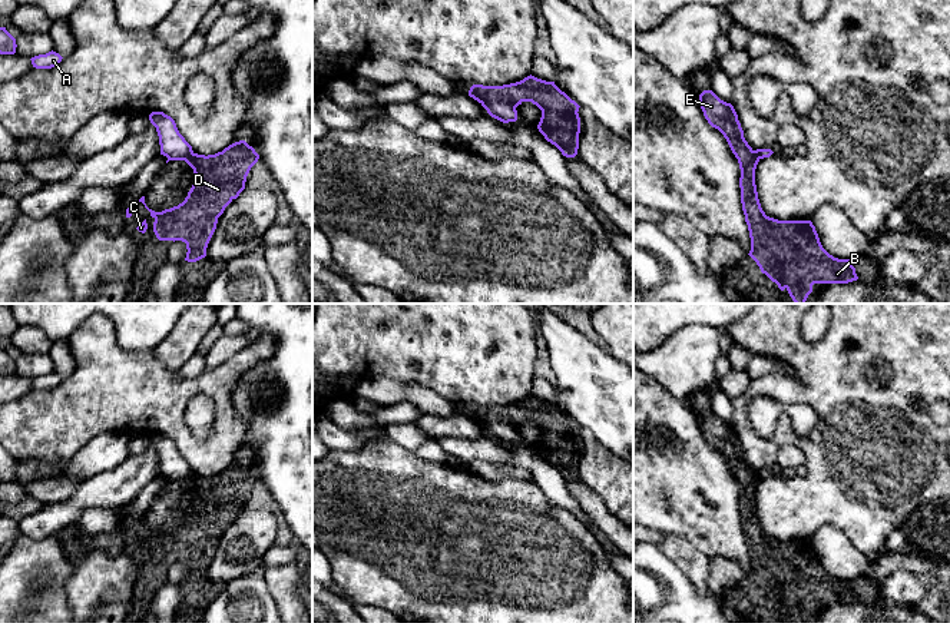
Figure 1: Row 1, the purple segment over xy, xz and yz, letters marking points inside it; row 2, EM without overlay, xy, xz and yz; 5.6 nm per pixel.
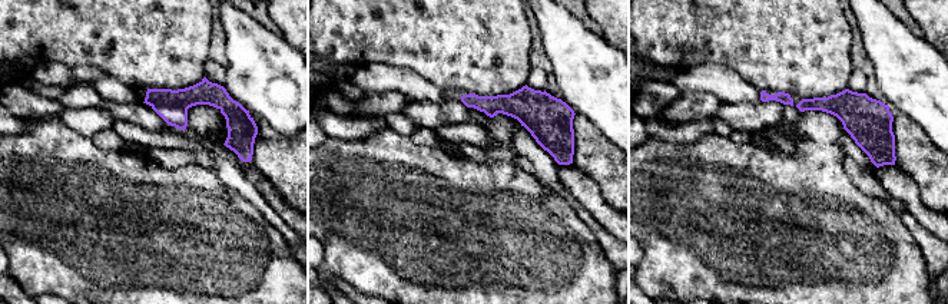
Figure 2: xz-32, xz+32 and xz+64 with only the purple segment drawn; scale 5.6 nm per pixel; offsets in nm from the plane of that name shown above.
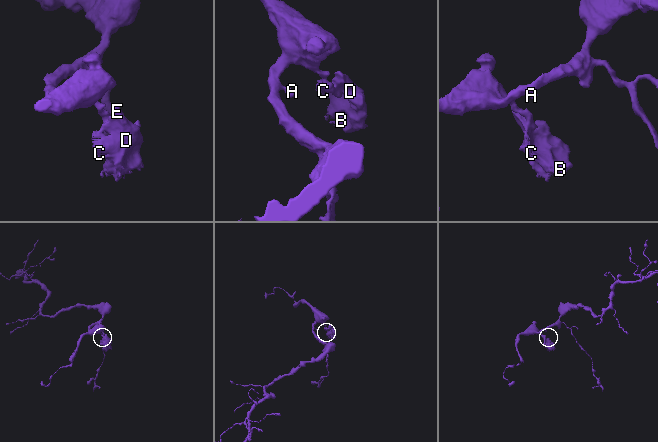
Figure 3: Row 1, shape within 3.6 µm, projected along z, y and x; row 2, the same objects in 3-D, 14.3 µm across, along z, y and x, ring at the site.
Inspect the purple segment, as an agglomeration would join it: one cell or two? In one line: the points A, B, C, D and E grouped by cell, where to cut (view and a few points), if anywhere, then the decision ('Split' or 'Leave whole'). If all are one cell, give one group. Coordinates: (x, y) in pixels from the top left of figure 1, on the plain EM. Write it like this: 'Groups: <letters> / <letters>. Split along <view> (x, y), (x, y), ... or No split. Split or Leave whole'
Groups: A / B C D E. Split along xz (482, 423), (509, 423), (515, 428). Split

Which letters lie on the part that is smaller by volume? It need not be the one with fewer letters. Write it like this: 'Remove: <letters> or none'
Remove: B, C, D, E

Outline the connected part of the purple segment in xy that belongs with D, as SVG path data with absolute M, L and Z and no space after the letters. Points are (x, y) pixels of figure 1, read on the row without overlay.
M245 461L235 463L225 468L222 473L215 475L198 475L192 474L191 477L181 480L185 481L195 494L195 501L188 513L188 517L182 524L173 527L171 530L165 530L162 533L155 533L149 530L145 524L145 517L142 517L138 523L142 523L145 528L150 533L150 537L155 540L153 553L159 561L182 561L186 564L186 579L188 583L196 583L206 577L208 564L216 550L218 539L224 534L225 528L239 517L239 514L245 510L246 497L251 488L258 483L259 475L255 473L252 467L249 467Z

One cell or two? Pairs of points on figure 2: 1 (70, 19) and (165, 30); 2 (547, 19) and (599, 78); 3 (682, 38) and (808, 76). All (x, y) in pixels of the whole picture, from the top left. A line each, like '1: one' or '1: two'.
1: one
2: one
3: one

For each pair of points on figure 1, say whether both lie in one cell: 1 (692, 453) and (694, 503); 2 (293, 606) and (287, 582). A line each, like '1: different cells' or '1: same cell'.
1: same cell
2: same cell

